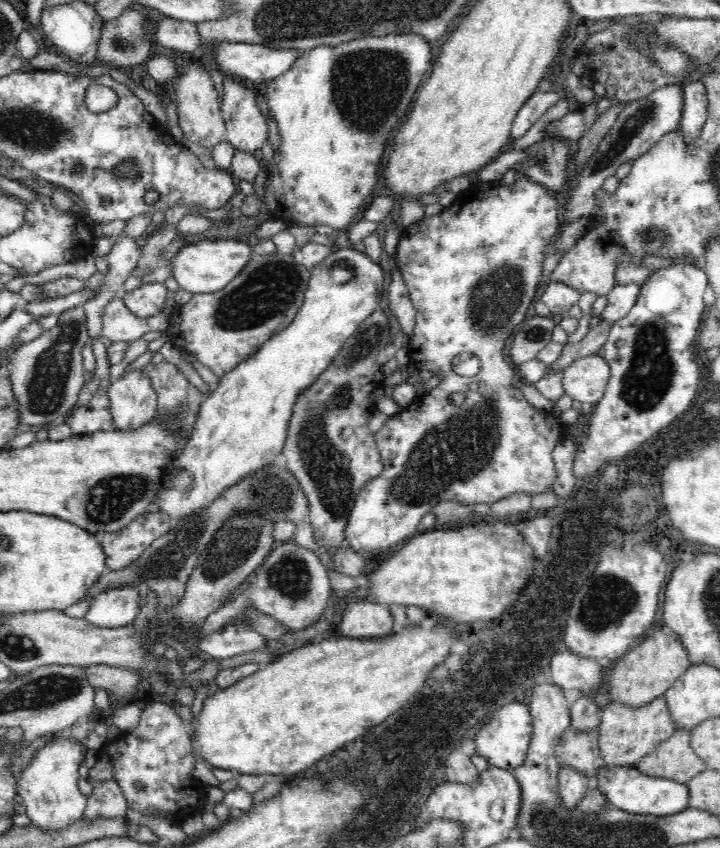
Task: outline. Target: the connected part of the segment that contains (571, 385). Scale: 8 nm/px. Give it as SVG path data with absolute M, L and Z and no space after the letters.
M602 353L586 355L562 370L562 386L567 396L580 403L597 404L610 380L610 365Z

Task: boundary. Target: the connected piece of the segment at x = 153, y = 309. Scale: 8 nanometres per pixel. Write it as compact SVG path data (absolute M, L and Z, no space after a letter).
M149 283L124 293L122 299L132 314L138 318L150 318L164 310L166 292L164 283Z

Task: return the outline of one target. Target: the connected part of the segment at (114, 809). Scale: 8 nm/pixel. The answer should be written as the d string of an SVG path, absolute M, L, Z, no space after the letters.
M110 779L94 785L92 794L87 796L87 806L82 817L94 820L98 817L120 818L125 816L127 800L118 782Z

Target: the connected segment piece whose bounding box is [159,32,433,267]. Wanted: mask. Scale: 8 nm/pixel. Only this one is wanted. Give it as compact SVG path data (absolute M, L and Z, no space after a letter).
M414 33L408 34L386 34L384 37L366 37L366 38L354 38L350 42L342 42L338 46L326 46L322 44L320 46L314 46L310 51L304 51L299 56L298 61L294 62L294 65L285 74L282 74L271 82L267 83L265 88L264 97L267 99L267 105L269 108L269 114L274 117L276 124L278 125L278 134L280 137L280 146L273 155L274 164L269 174L267 182L266 196L262 199L262 211L259 216L243 215L241 217L233 217L217 222L211 229L200 233L199 235L182 235L178 233L178 236L165 248L165 251L161 254L159 266L166 266L170 262L170 258L174 258L174 254L178 254L178 250L182 250L182 246L188 245L190 242L196 240L219 240L219 239L248 239L253 235L256 230L256 226L261 225L266 219L280 218L288 224L302 224L302 226L314 226L325 224L331 226L333 229L342 230L350 226L354 222L354 216L363 212L372 197L372 190L376 188L380 176L380 168L382 168L382 154L384 150L389 146L390 139L396 129L400 126L400 123L404 120L410 107L413 104L417 91L424 82L424 79L432 68L432 54L430 43L424 40L423 37L418 37Z

